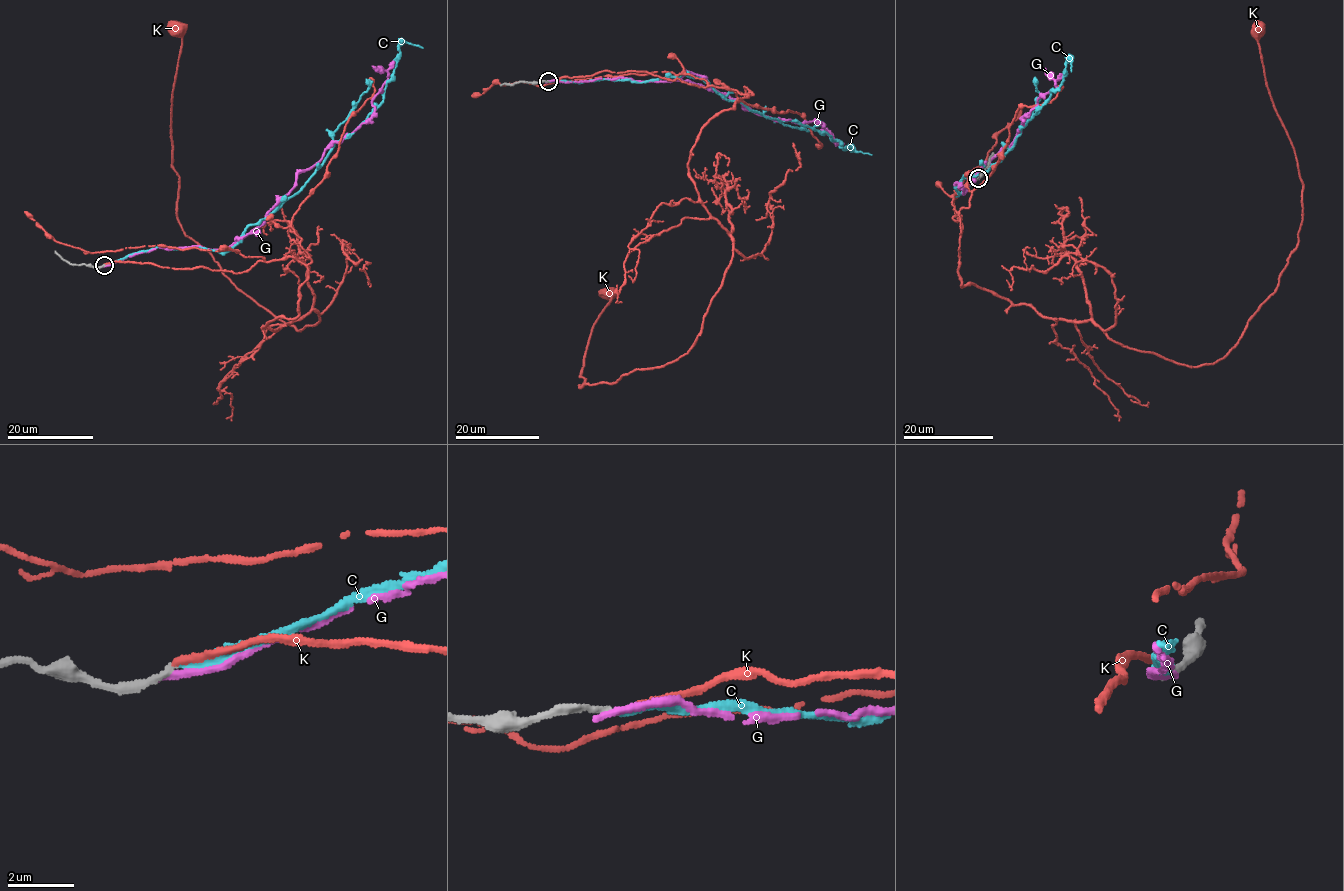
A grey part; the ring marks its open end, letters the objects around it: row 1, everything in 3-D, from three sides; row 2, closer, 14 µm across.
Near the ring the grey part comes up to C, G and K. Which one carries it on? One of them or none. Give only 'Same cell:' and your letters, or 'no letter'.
Same cell: K

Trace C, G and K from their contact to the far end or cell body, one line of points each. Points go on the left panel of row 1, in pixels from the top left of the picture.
C: (104, 265), (158, 247), (227, 252), (250, 225), (294, 196), (334, 144), (383, 100), (400, 45), (423, 48)
G: (102, 266), (158, 247), (227, 249), (247, 235), (300, 173), (371, 116), (372, 100), (388, 77), (372, 66)
K: (103, 265), (293, 257), (298, 315), (262, 330), (320, 319), (278, 320), (178, 220), (177, 30)

